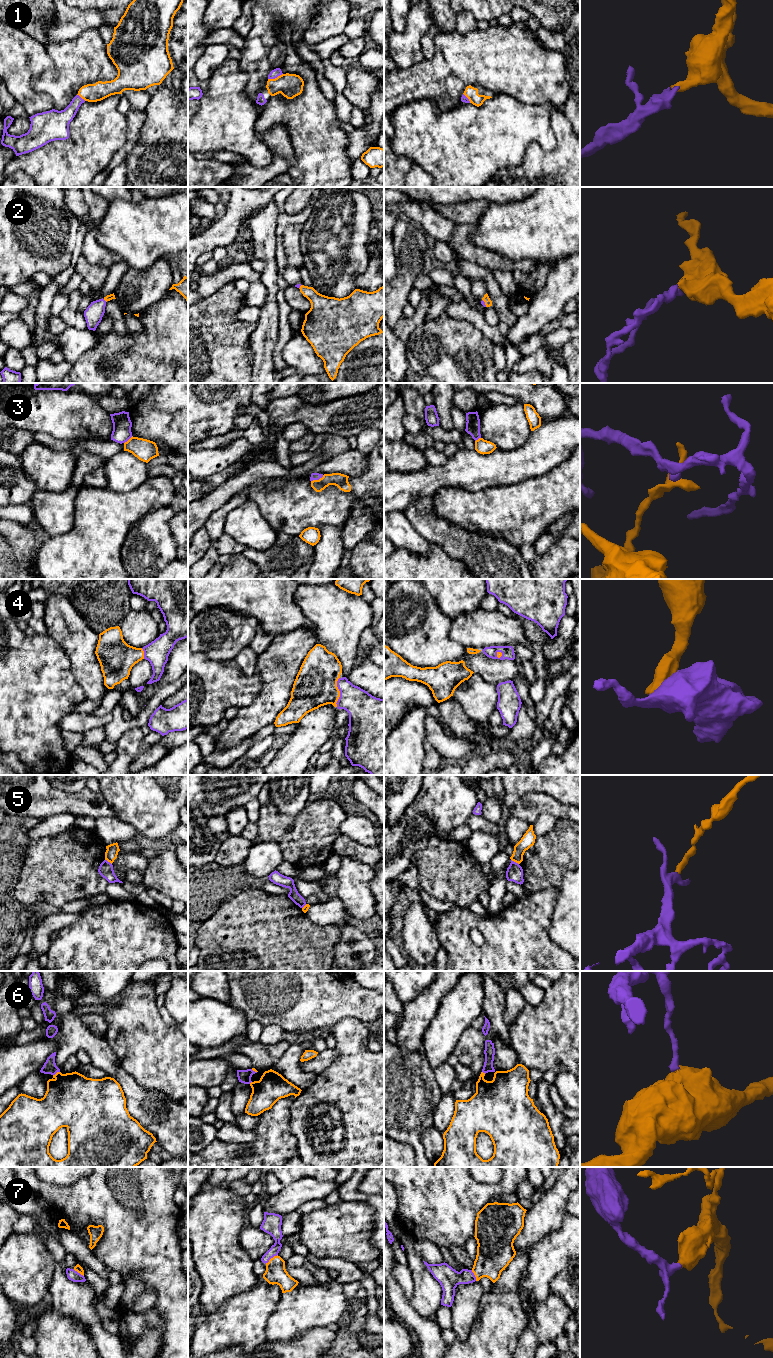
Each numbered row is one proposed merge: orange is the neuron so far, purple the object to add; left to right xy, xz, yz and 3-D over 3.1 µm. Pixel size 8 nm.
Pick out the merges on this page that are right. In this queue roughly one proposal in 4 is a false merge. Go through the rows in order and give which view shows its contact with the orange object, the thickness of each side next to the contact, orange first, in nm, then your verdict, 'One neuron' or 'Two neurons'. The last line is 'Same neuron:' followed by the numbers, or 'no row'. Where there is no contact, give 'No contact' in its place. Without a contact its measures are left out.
1: Touches orange in xz. Thickness 190 nm (orange) against 70 nm. One neuron
2: Touches orange in yz. Thickness 60 nm (orange) against 30 nm. One neuron
3: Touches orange in xz. Thickness 110 nm (orange) against 60 nm. Two neurons
4: Touches orange in xz. Thickness 340 nm (orange) against 260 nm. One neuron
5: Touches orange in yz. Thickness 110 nm (orange) against 130 nm. Two neurons
6: Touches orange in xy. Thickness 420 nm (orange) against 110 nm. Two neurons
7: Touches orange in xz. Thickness 170 nm (orange) against 130 nm. One neuron
Same neuron: 1, 2, 4, 7

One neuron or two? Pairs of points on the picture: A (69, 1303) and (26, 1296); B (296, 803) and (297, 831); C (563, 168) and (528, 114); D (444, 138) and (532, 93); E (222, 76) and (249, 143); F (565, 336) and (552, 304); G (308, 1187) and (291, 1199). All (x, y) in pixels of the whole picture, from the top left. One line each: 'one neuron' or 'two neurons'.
A: two neurons
B: two neurons
C: two neurons
D: two neurons
E: one neuron
F: two neurons
G: one neuron

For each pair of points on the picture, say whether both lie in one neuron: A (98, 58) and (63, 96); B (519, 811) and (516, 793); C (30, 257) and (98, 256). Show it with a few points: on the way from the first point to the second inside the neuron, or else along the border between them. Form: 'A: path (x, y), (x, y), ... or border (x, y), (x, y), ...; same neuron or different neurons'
A: path (89, 67), (69, 87); same neuron
B: border (539, 792), (527, 792), (510, 810); different neurons
C: border (79, 245), (77, 249); different neurons

